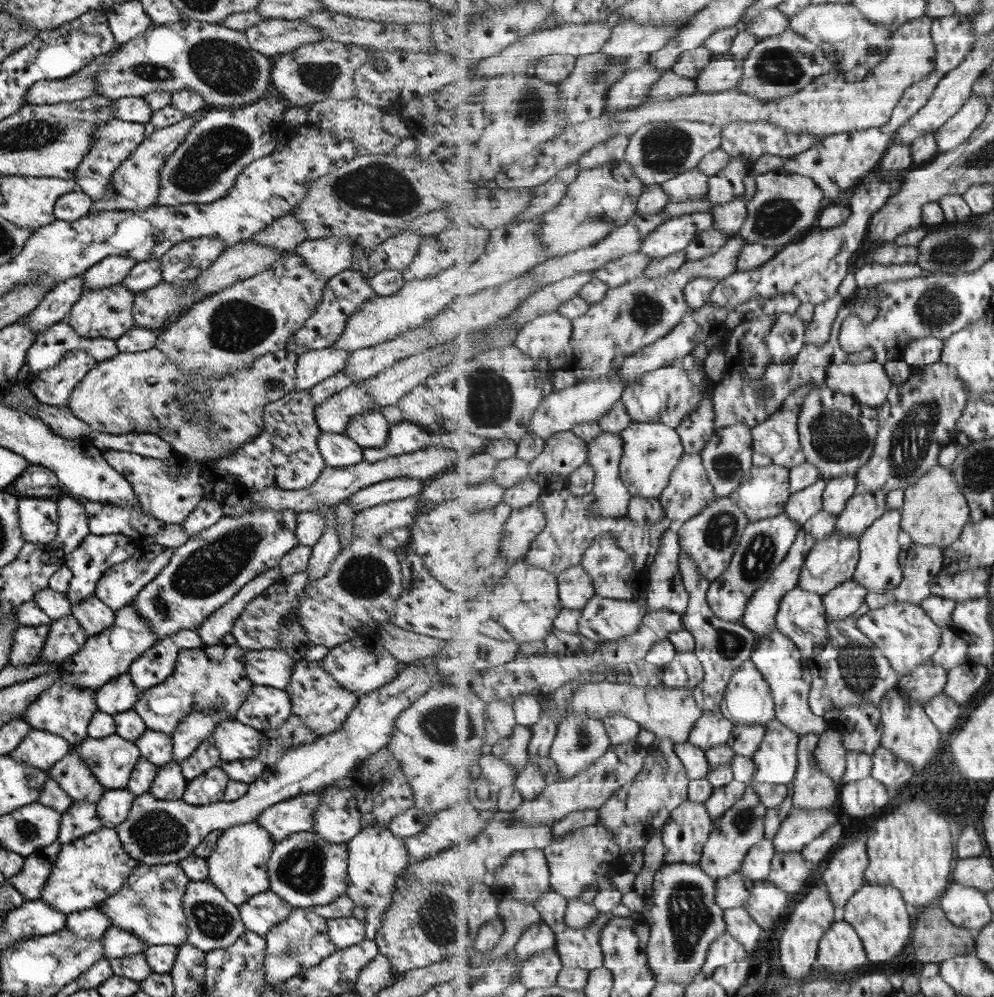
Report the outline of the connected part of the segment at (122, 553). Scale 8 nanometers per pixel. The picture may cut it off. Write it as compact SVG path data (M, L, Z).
M89 533L72 552L64 554L63 566L67 567L72 574L65 593L70 605L77 602L81 604L85 598L95 596L95 586L101 574L109 569L109 566L124 562L130 555L135 554L136 549L131 546L131 541L132 538L123 535L96 536Z

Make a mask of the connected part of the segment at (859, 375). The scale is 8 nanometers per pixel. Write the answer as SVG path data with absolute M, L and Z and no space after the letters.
M851 357L828 367L826 384L833 390L856 395L859 402L877 408L888 400L894 385L884 363L860 362Z

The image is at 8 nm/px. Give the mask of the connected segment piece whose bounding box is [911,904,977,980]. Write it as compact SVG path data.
M939 904L918 915L917 922L914 924L911 944L914 948L914 958L922 965L919 980L939 976L940 964L943 961L958 956L975 954L977 950L976 933L953 924Z

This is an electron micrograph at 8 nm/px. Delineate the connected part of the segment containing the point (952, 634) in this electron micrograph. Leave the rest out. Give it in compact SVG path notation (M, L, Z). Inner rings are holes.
M952 627L944 629L940 649L932 658L932 664L951 670L970 662L969 645L965 637Z

